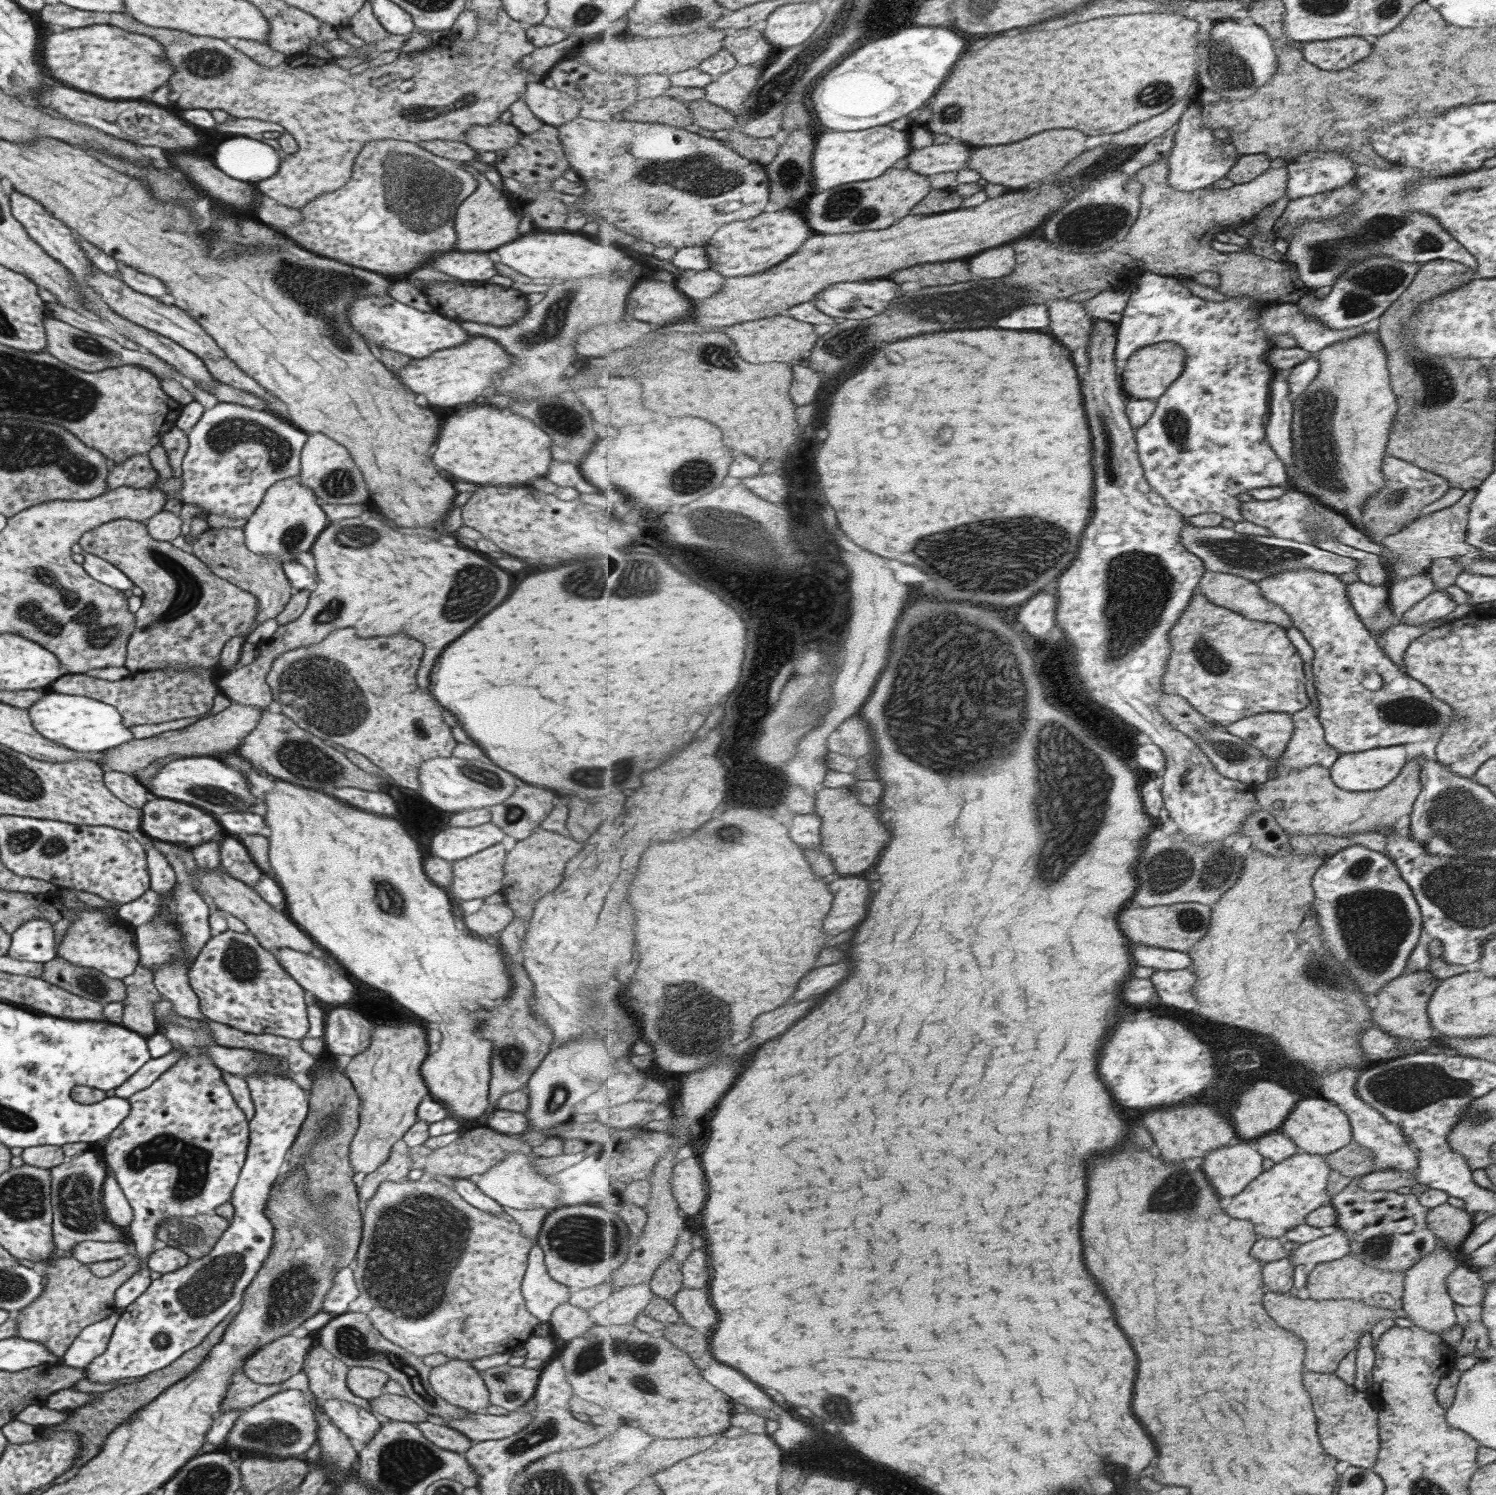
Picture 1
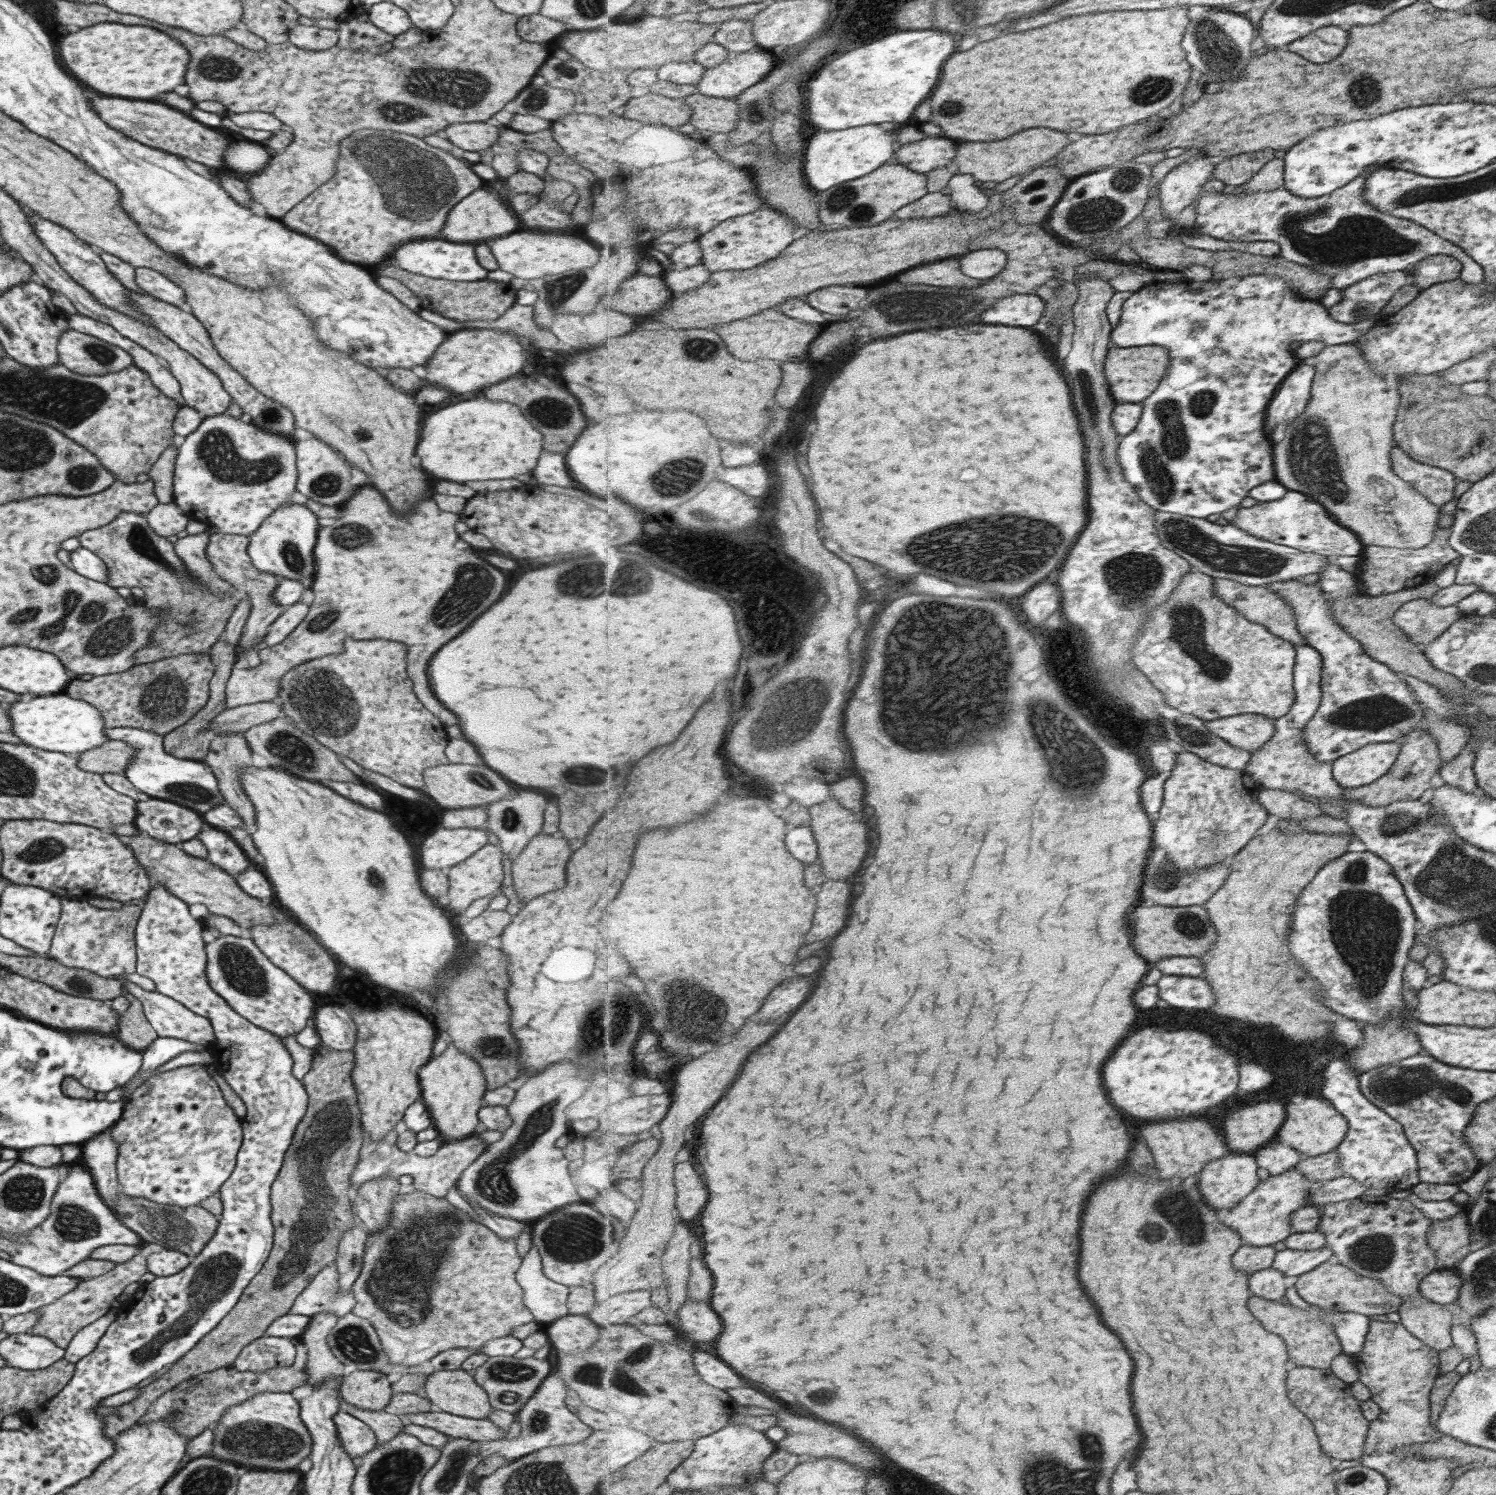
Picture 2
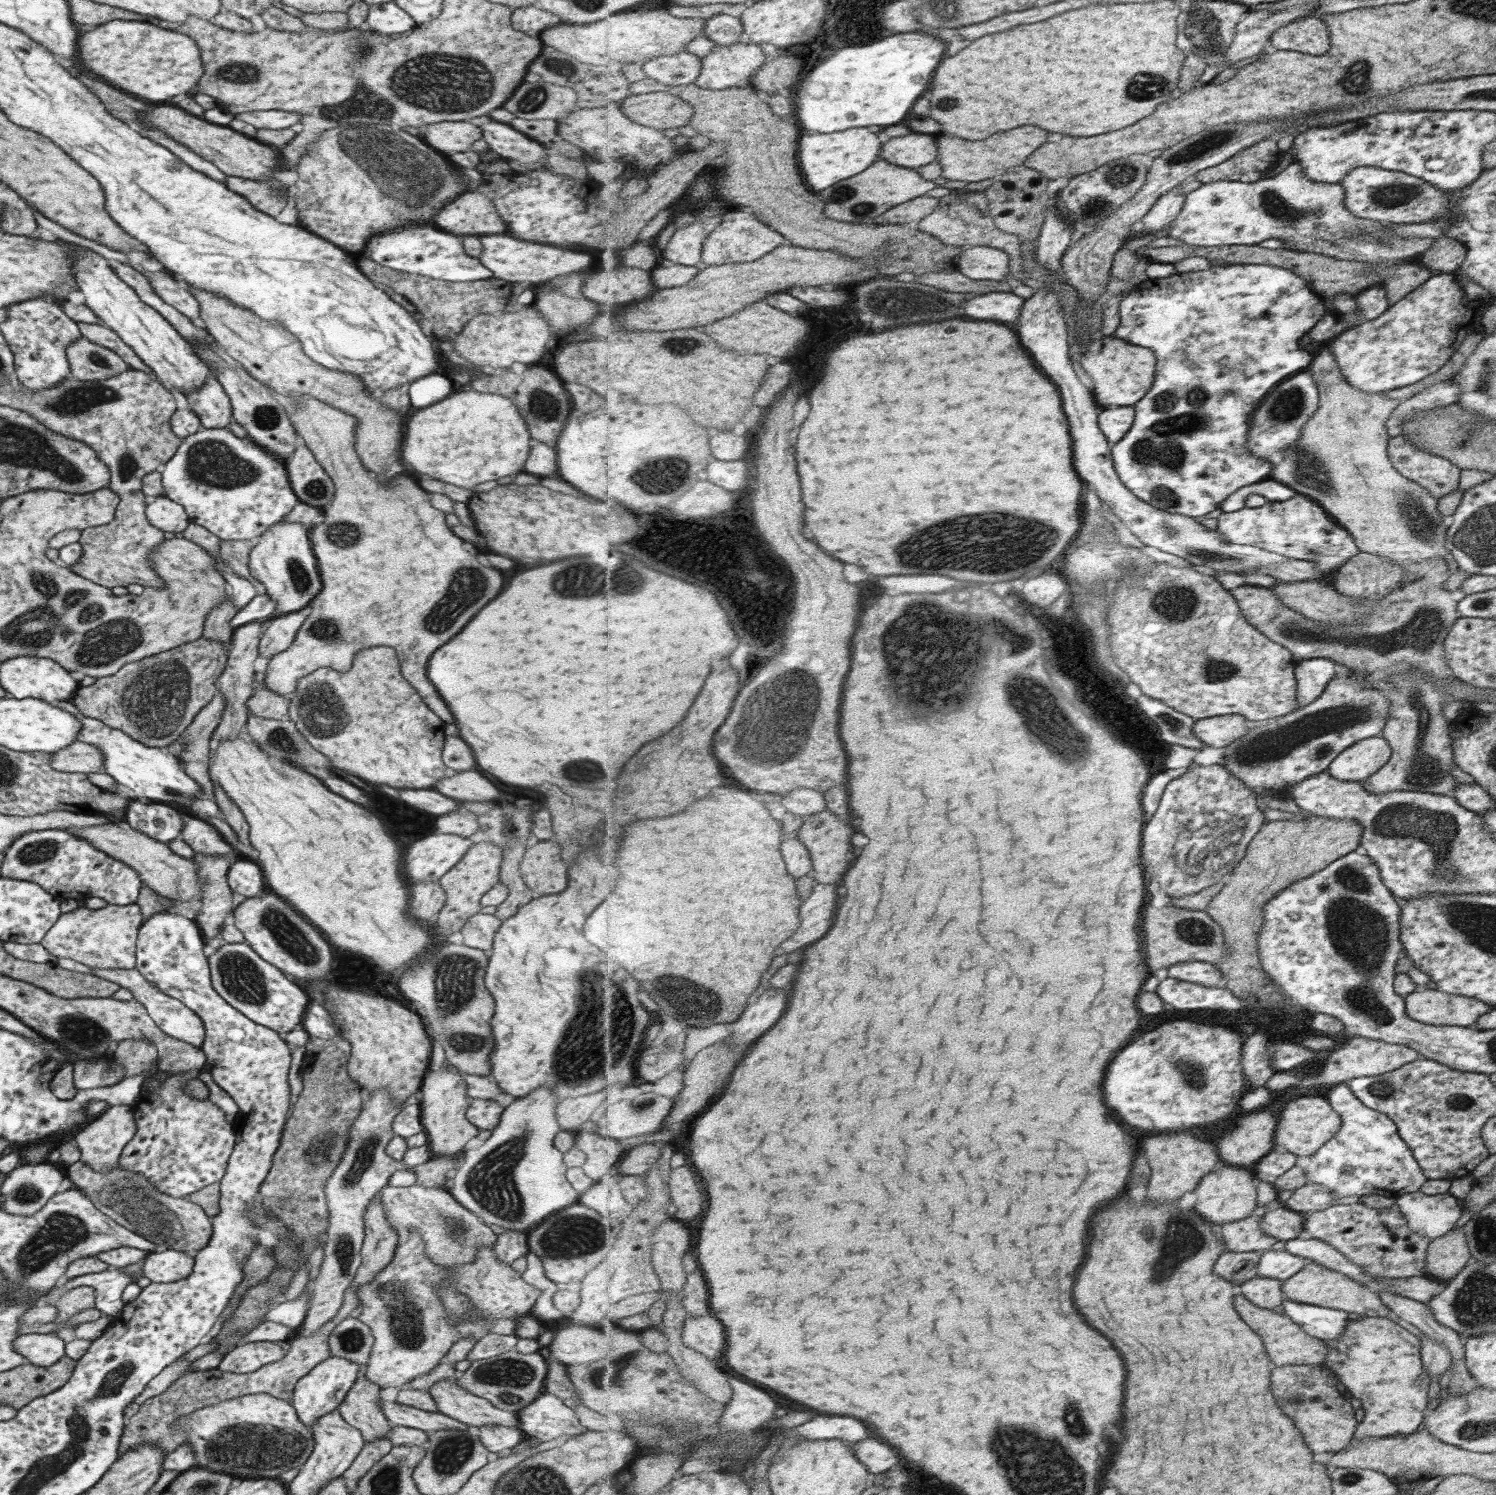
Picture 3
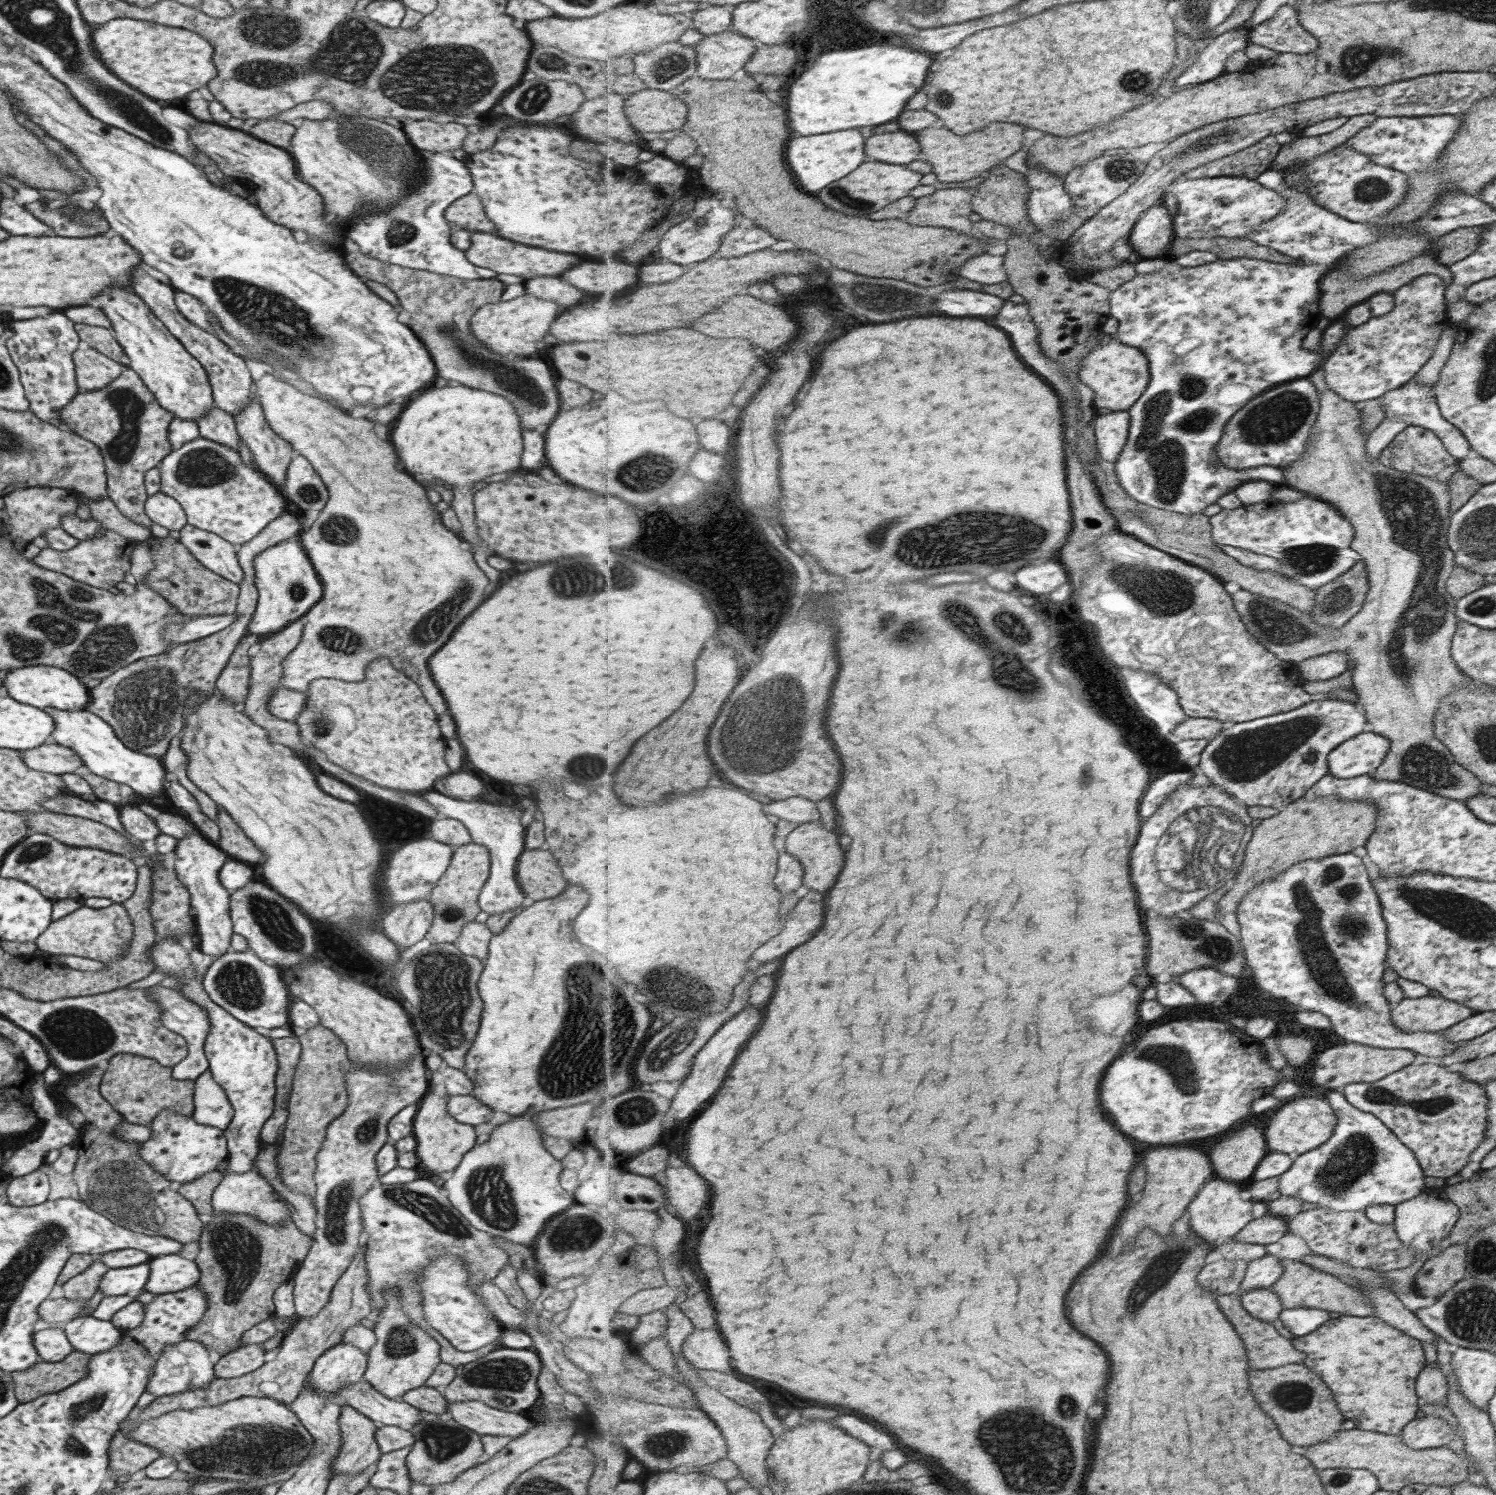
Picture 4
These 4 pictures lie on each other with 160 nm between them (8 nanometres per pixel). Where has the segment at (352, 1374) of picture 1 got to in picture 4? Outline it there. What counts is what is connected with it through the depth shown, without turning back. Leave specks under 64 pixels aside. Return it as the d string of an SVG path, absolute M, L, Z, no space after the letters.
M347 1405L340 1406L338 1416L340 1430L340 1449L334 1458L331 1478L335 1476L353 1476L367 1468L372 1468L380 1457L374 1434L376 1427L373 1421L360 1415Z

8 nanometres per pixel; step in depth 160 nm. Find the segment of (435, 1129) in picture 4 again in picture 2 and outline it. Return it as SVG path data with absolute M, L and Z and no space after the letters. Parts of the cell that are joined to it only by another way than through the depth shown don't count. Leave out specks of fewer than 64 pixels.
M448 1045L437 1058L431 1058L427 1064L423 1064L423 1068L418 1068L418 1080L420 1096L443 1142L473 1134L478 1122L476 1112L483 1105L486 1084L481 1067L467 1053L456 1049L455 1045Z

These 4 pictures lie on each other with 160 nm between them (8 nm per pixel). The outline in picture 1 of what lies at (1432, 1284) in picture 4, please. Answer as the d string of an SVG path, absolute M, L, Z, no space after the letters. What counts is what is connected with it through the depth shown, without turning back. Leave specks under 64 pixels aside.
M1447 1203L1431 1208L1426 1222L1439 1244L1451 1248L1461 1244L1474 1227L1472 1216Z

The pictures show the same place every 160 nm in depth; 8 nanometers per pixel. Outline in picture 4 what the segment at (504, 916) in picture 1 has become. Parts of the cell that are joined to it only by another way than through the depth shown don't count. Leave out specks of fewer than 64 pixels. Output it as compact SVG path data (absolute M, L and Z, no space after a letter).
M469 921L461 927L455 945L461 954L477 957L484 963L492 935L485 923Z

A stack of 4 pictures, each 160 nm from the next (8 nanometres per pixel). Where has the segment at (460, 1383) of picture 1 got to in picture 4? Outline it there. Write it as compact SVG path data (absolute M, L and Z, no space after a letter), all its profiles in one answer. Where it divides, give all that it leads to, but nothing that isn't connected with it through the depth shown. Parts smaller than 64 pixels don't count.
M479 1401L448 1402L446 1414L459 1426L478 1435L517 1438L534 1427L525 1413L514 1413L491 1408Z

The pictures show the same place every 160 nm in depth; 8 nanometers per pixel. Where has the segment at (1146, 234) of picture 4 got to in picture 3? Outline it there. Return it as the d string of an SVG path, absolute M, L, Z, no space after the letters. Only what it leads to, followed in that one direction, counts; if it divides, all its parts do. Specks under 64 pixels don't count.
M1183 183L1159 197L1151 210L1142 218L1140 225L1150 232L1165 229L1169 222L1177 221L1185 210L1186 194L1181 194Z

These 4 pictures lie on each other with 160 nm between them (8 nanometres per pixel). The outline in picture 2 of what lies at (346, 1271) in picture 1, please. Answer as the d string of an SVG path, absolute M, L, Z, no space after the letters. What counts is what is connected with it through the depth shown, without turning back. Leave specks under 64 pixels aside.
M328 1265L312 1279L294 1298L286 1314L313 1316L317 1312L330 1312L337 1317L347 1314L355 1304L349 1291L340 1291L335 1266Z

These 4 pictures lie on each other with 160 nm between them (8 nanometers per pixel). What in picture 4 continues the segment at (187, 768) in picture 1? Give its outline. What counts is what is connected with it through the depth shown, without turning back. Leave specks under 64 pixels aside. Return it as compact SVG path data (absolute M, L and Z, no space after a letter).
M46 707L44 711L53 722L53 732L47 742L59 744L75 752L79 760L96 776L111 780L132 789L132 793L139 796L163 796L163 785L169 780L160 758L145 756L126 748L113 733L113 730L95 713L81 710L59 710Z

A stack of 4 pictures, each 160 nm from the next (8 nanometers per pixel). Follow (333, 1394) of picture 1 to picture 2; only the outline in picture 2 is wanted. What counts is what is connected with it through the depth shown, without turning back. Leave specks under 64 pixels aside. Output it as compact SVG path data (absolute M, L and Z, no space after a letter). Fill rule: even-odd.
M317 1312L310 1316L308 1325L298 1339L307 1349L304 1366L307 1387L326 1382L332 1376L342 1378L343 1365L326 1344L327 1336L336 1320L337 1316L330 1312ZM340 1392L338 1396L338 1410L364 1422L375 1433L376 1444L390 1441L397 1433L401 1433L401 1421L399 1421L398 1415L391 1415L383 1410L366 1411L365 1409L352 1407L352 1404L342 1399Z

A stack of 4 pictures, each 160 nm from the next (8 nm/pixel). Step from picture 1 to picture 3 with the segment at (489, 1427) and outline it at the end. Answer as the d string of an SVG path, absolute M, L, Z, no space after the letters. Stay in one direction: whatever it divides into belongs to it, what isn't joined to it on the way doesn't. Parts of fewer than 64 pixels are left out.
M380 1400L380 1411L391 1426L406 1426L424 1430L426 1433L435 1430L467 1430L468 1426L449 1418L440 1412L427 1412L397 1404L395 1401L387 1402Z

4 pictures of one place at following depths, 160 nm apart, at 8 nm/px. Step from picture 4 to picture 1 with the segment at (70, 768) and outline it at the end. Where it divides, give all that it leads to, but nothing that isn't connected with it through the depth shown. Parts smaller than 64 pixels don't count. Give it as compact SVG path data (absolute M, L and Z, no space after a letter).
M231 703L214 716L199 719L181 730L173 730L162 733L157 738L131 739L115 748L101 753L101 759L97 761L100 766L106 765L109 770L123 772L136 776L140 770L159 758L175 756L177 759L184 757L214 757L219 753L235 752L241 744L241 740L247 736L257 724L262 709Z

